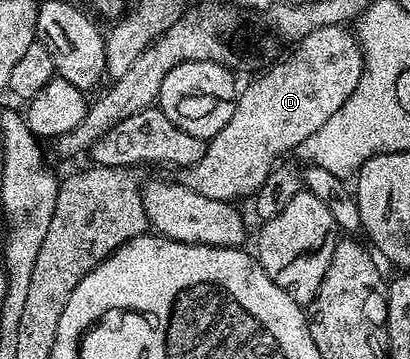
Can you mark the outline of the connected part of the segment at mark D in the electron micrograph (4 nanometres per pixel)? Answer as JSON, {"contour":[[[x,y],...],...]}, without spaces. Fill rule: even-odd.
{"contour":[[[339,24],[322,26],[306,34],[306,38],[302,38],[299,45],[289,52],[292,53],[285,60],[277,59],[277,64],[269,72],[262,73],[245,88],[243,85],[230,122],[207,141],[208,149],[203,158],[183,173],[182,183],[190,190],[206,194],[206,198],[229,202],[239,201],[239,196],[255,197],[257,190],[283,157],[280,155],[287,148],[296,148],[299,144],[307,145],[316,132],[326,126],[326,118],[330,118],[330,114],[338,111],[346,98],[354,94],[364,73],[364,52],[360,49],[359,40],[347,27]]]}

